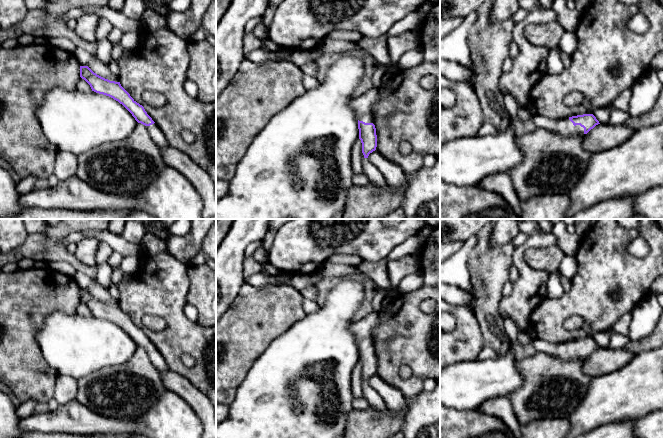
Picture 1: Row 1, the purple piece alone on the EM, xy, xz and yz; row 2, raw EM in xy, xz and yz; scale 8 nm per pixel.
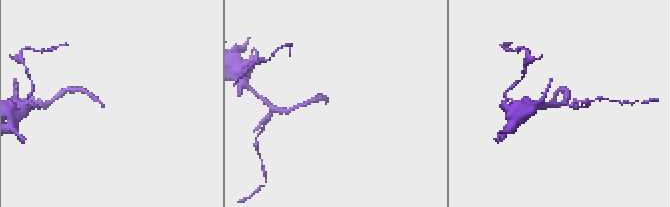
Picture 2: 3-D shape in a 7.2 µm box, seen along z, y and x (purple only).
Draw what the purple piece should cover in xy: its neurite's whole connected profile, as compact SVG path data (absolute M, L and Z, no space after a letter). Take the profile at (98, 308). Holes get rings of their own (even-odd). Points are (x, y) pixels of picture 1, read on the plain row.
M80 290L80 301L90 309L92 315L109 320L122 328L138 347L146 350L152 365L159 372L167 372L169 370L158 349L147 338L144 331L137 327L121 310L120 306L105 303L94 297L88 290Z

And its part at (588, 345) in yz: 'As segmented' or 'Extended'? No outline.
Extended

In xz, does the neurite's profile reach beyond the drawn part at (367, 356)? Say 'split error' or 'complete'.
split error

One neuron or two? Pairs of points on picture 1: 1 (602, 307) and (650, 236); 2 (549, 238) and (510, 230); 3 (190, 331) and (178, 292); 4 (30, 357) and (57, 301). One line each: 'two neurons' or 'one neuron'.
1: one neuron
2: two neurons
3: one neuron
4: one neuron

